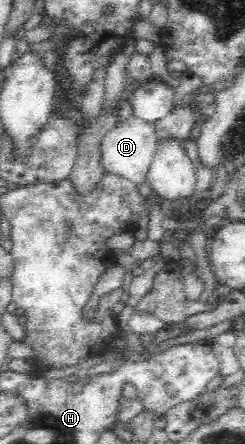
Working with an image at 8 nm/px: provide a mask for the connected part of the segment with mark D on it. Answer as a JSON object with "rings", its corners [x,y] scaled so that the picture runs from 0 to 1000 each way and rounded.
{"rings":[[[539,259],[522,268],[490,270],[490,275],[473,277],[473,286],[449,291],[420,309],[412,369],[429,385],[478,390],[567,421],[596,408],[600,385],[645,318],[649,313],[633,302],[633,279],[604,277],[592,268]]]}

